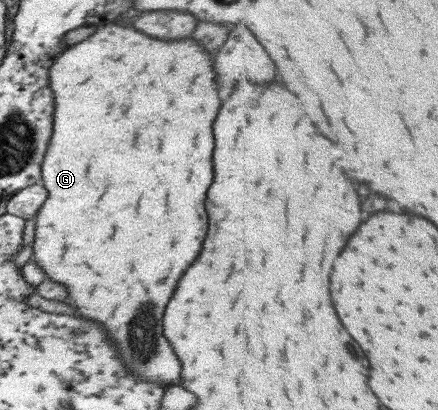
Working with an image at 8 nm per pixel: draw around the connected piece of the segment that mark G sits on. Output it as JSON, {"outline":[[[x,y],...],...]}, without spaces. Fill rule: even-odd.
{"outline":[[[101,25],[89,37],[65,48],[59,57],[53,59],[53,65],[47,71],[47,82],[49,82],[49,90],[53,94],[54,101],[53,129],[51,129],[40,167],[40,179],[44,183],[43,188],[46,190],[47,200],[37,210],[35,216],[35,240],[31,260],[43,270],[45,278],[67,287],[69,305],[73,305],[77,309],[73,315],[83,315],[85,319],[93,319],[93,321],[105,325],[105,335],[114,342],[123,365],[131,370],[136,378],[157,382],[165,388],[177,385],[181,367],[179,367],[177,357],[171,351],[171,345],[167,343],[165,336],[161,335],[159,319],[163,315],[165,303],[169,301],[169,297],[175,289],[177,279],[187,269],[187,265],[197,257],[201,241],[207,231],[207,217],[203,211],[203,199],[205,199],[205,191],[213,179],[213,173],[211,173],[211,149],[213,149],[211,125],[213,125],[213,119],[219,109],[217,83],[215,83],[215,73],[211,67],[211,55],[207,55],[205,49],[199,47],[193,39],[161,41],[161,39],[147,37],[131,27]],[[125,217],[129,217],[129,219],[131,217],[133,219],[149,217],[149,219],[159,219],[159,221],[123,221]]]}

